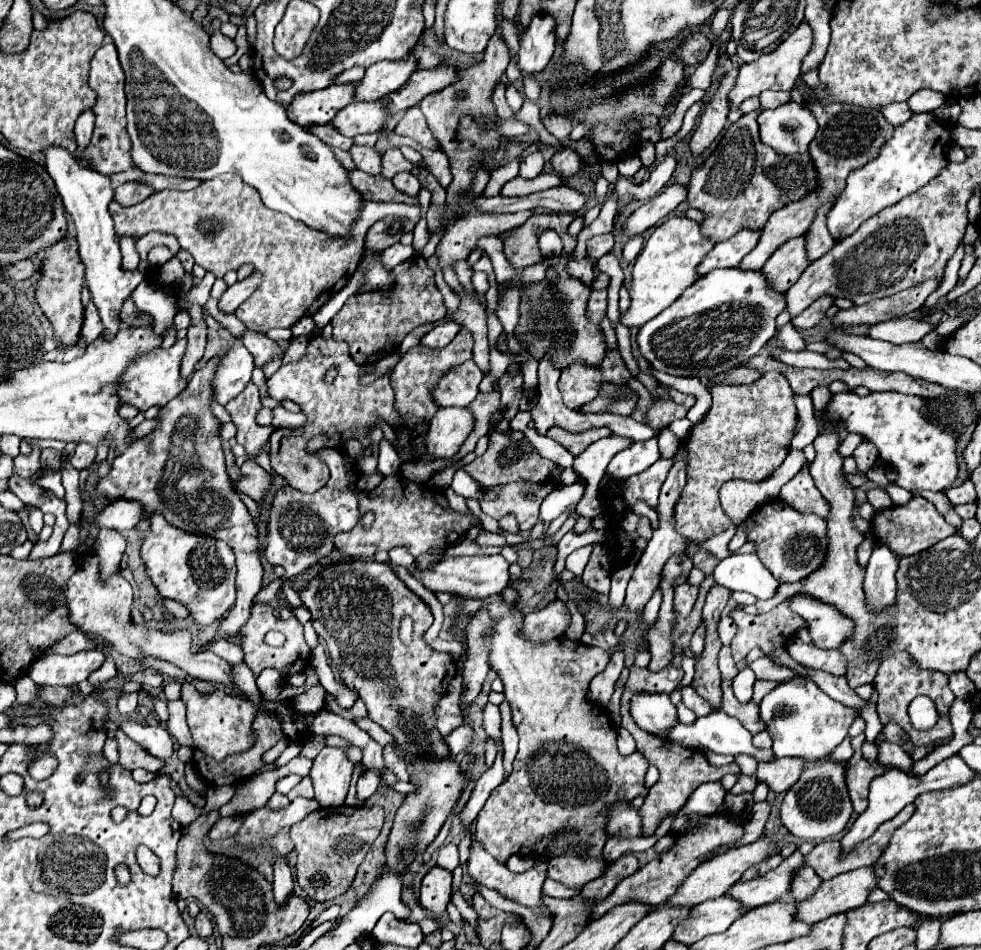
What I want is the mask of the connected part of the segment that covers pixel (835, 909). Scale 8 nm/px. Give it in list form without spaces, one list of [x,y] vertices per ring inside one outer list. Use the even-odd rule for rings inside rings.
[[[874,866],[838,874],[836,878],[826,880],[812,898],[800,902],[798,918],[808,924],[816,924],[832,914],[858,908],[868,900],[868,894],[874,888],[878,888]]]

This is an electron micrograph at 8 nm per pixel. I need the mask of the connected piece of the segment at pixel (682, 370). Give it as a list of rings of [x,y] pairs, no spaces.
[[[718,268],[702,276],[688,288],[672,306],[660,312],[656,318],[648,320],[636,336],[638,348],[648,364],[656,370],[674,376],[696,376],[714,378],[716,374],[728,372],[730,368],[744,364],[748,358],[756,356],[764,344],[772,338],[776,316],[786,308],[786,296],[772,288],[770,280],[762,270],[742,270],[742,268]]]

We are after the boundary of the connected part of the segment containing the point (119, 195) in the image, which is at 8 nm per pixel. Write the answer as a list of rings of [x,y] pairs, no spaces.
[[[126,182],[126,184],[116,188],[114,200],[118,200],[120,206],[132,206],[132,204],[142,202],[144,198],[148,198],[148,194],[152,194],[152,192],[154,190],[150,186],[144,186],[140,182]]]

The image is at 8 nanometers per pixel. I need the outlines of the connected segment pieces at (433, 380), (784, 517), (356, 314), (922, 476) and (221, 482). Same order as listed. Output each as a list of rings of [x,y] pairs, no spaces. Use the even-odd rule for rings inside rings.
[[[462,326],[460,332],[456,334],[456,338],[448,346],[426,348],[426,346],[418,344],[418,346],[410,348],[402,356],[402,360],[394,366],[390,380],[392,380],[392,388],[396,394],[394,406],[400,416],[400,426],[394,428],[394,434],[396,434],[396,450],[398,450],[398,456],[402,462],[408,462],[408,460],[432,462],[434,460],[432,456],[428,458],[426,446],[424,446],[424,434],[428,434],[428,424],[440,408],[432,398],[432,390],[446,372],[450,372],[452,368],[456,368],[472,358],[472,348],[474,348],[474,336],[466,326]],[[412,440],[414,440],[414,446],[412,446]],[[406,444],[410,444],[410,448],[404,448]]]
[[[772,498],[772,502],[762,504],[752,512],[756,520],[756,528],[748,534],[748,540],[756,542],[756,554],[760,562],[774,574],[780,582],[796,582],[808,576],[822,564],[826,554],[826,522],[816,516],[796,514],[786,502],[780,498]]]
[[[412,256],[408,262],[396,266],[392,276],[394,276],[392,290],[356,294],[344,304],[336,318],[332,318],[334,326],[332,338],[346,342],[352,360],[360,366],[378,362],[382,356],[396,350],[410,330],[426,322],[438,322],[446,314],[442,294],[434,282],[434,270],[428,268],[426,258]]]
[[[842,392],[828,404],[826,420],[840,420],[848,432],[856,432],[866,440],[872,440],[880,450],[882,464],[892,464],[898,470],[896,484],[906,490],[940,492],[950,488],[956,480],[956,436],[948,430],[940,430],[928,420],[926,400],[920,396],[870,392],[866,398],[860,398],[854,392]]]
[[[222,354],[214,356],[200,370],[196,370],[192,374],[184,392],[180,392],[176,400],[172,400],[160,408],[158,428],[154,432],[150,432],[148,436],[144,436],[144,440],[138,440],[124,454],[116,456],[110,474],[96,484],[96,492],[108,496],[110,500],[140,502],[144,506],[146,516],[162,514],[170,526],[184,530],[184,532],[190,532],[190,534],[204,534],[204,536],[212,536],[216,540],[224,540],[234,550],[236,566],[238,566],[238,576],[236,576],[238,598],[236,598],[236,604],[230,608],[230,612],[220,620],[216,636],[208,642],[208,646],[218,642],[218,640],[234,640],[240,636],[242,626],[250,618],[254,598],[256,598],[258,590],[262,588],[262,564],[260,564],[260,556],[258,556],[256,526],[254,526],[252,516],[248,514],[246,506],[242,504],[238,492],[230,484],[230,478],[228,478],[228,472],[224,466],[224,452],[222,452],[222,438],[220,438],[222,422],[212,412],[212,402],[214,402],[212,378],[216,374],[220,358],[222,358]]]

